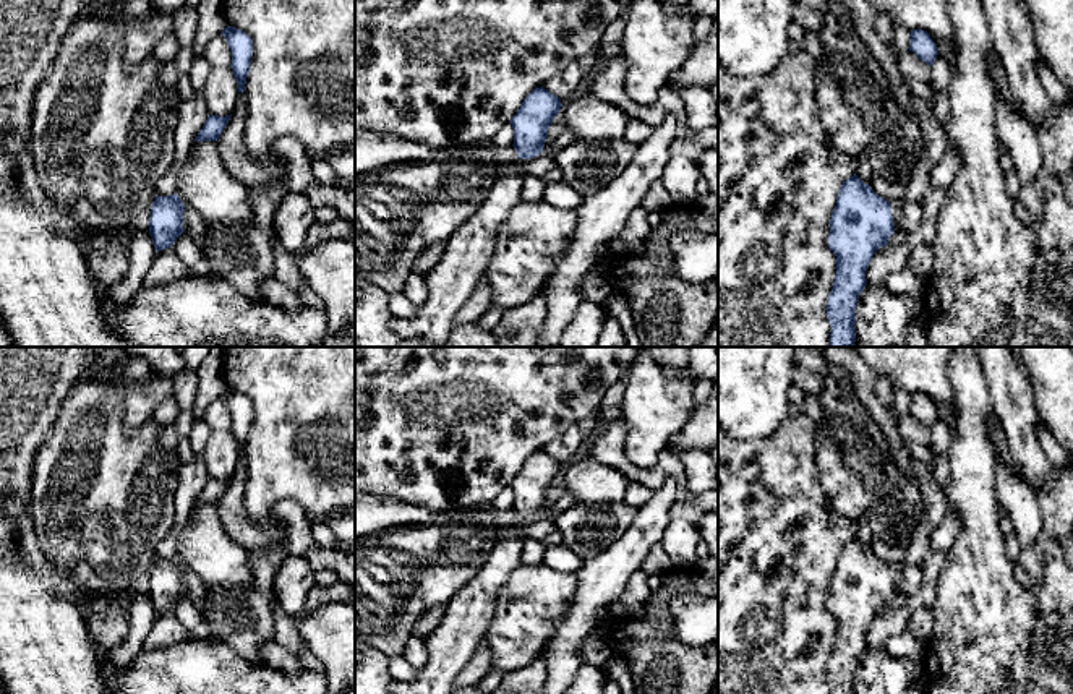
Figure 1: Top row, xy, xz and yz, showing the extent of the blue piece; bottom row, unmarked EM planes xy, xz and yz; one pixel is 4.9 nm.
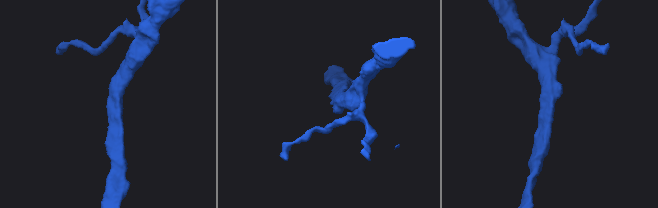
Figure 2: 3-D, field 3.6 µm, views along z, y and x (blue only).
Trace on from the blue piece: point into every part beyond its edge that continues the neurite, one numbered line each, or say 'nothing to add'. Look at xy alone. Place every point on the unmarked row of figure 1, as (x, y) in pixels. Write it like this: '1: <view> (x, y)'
nothing to add

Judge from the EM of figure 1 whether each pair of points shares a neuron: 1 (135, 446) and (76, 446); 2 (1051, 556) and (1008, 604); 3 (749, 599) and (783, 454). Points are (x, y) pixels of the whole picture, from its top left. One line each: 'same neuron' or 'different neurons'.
1: same neuron
2: different neurons
3: same neuron

